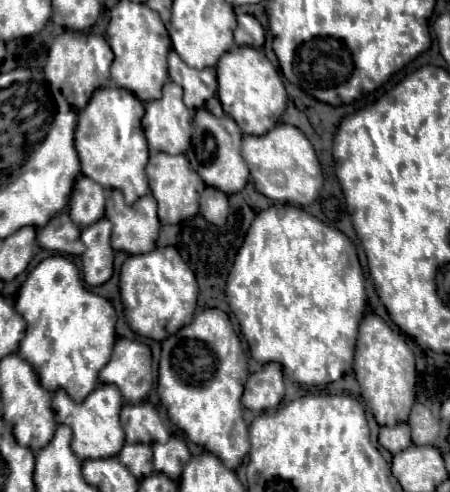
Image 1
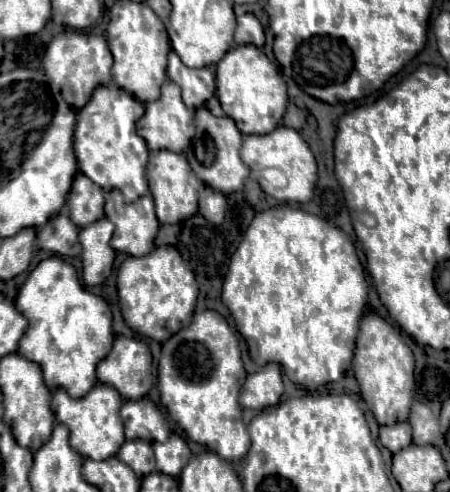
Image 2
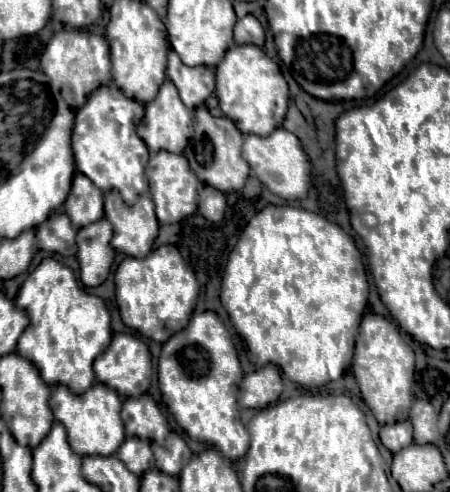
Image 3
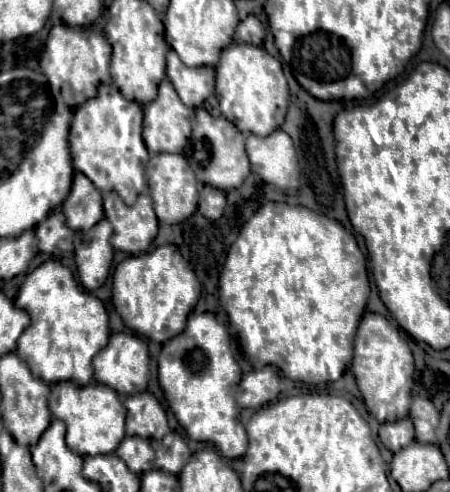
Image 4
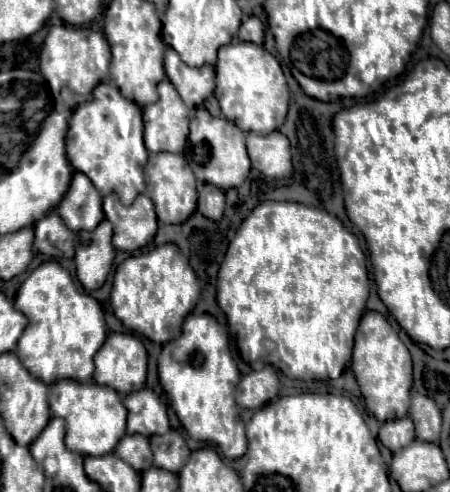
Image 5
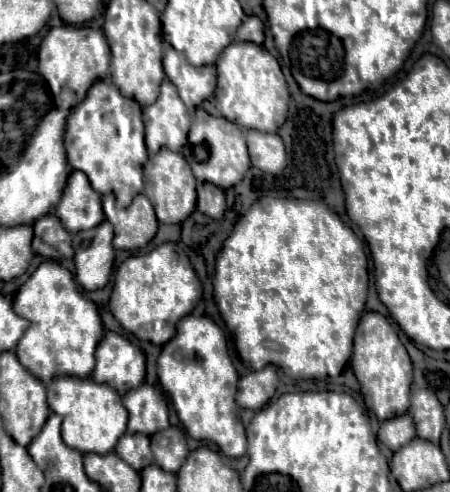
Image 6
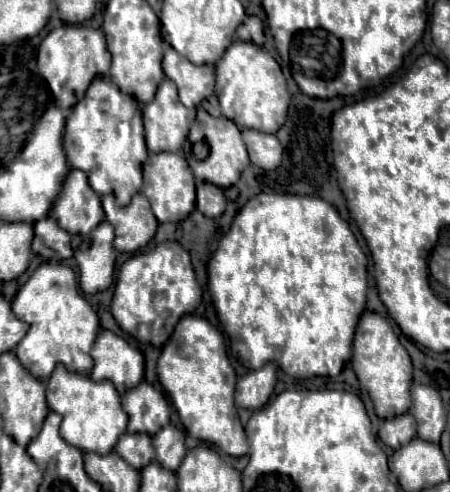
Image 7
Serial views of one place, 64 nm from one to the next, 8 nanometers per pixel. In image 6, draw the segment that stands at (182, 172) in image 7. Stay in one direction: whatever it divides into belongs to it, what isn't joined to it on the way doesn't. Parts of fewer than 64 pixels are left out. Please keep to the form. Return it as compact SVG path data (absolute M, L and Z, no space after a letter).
M158 152L144 164L144 196L152 200L154 212L164 224L180 224L184 222L196 208L196 186L192 170L182 154L176 152Z

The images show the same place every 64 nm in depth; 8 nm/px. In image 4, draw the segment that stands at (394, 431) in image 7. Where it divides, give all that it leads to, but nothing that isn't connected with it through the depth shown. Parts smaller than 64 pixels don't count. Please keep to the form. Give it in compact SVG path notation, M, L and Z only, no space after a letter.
M410 418L396 420L392 424L380 426L380 440L390 452L398 452L400 448L408 446L414 440L414 426Z

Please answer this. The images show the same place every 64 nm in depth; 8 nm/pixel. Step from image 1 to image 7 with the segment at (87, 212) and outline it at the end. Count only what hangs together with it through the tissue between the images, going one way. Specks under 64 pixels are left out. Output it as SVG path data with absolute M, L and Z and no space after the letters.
M72 168L68 172L50 216L70 234L90 234L104 220L100 196L90 188L82 170Z

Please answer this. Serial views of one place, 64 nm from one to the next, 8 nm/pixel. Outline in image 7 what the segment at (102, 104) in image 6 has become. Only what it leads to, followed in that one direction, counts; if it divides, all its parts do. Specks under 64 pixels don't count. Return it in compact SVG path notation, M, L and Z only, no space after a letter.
M104 78L92 80L84 100L80 100L70 116L66 118L66 130L64 130L64 152L68 158L68 164L72 168L78 168L86 172L90 186L94 192L102 194L114 194L116 202L126 206L132 196L142 186L142 162L147 159L147 147L144 138L144 126L142 111L136 99L120 91L112 82Z

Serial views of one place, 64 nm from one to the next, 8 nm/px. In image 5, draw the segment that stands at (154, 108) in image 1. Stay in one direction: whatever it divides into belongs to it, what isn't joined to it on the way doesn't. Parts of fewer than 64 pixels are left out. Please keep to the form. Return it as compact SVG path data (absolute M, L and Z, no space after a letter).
M168 78L158 84L158 94L158 102L144 106L144 144L152 154L164 150L180 154L188 142L188 108Z

